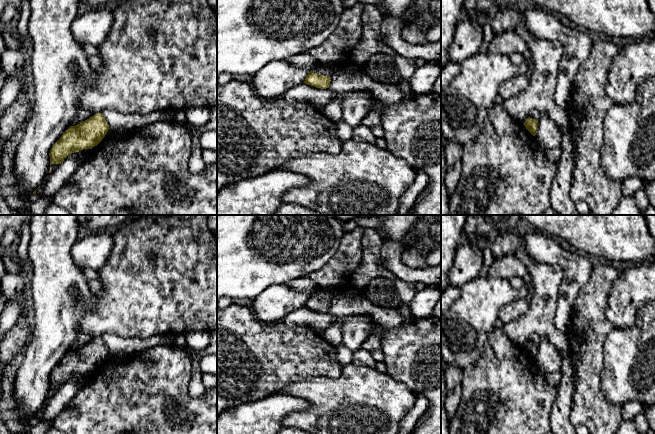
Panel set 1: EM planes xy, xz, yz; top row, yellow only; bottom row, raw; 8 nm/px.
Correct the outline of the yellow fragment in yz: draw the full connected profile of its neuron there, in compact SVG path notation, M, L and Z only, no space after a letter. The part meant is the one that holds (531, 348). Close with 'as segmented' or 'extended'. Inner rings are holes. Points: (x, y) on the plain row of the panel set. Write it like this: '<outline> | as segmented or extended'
M530 341L527 342L527 344L523 347L526 353L533 359L535 360L537 357L537 350L538 350L538 345L535 343L532 343Z | as segmented

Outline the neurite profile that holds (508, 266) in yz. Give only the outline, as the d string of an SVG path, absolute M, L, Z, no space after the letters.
M508 254L494 259L488 274L492 278L510 280L513 277L524 277L528 270L516 254Z

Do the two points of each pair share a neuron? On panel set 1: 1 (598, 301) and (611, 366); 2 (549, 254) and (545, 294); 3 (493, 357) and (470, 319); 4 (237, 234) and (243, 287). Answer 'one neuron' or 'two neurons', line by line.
1: two neurons
2: two neurons
3: two neurons
4: one neuron

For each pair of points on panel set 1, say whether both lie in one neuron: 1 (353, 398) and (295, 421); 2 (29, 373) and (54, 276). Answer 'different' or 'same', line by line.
1: same
2: same

